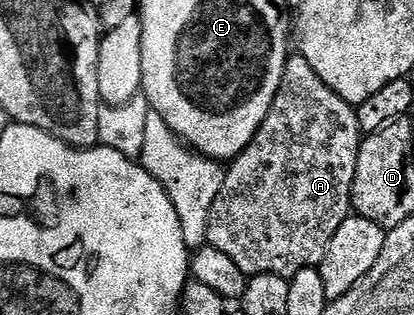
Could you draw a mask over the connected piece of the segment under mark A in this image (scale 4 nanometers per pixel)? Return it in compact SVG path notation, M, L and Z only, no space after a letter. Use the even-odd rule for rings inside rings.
M292 53L269 116L265 116L250 144L230 159L226 167L221 192L209 212L206 245L225 252L248 276L276 274L289 280L297 272L317 268L325 260L325 252L329 252L333 232L341 228L346 218L352 217L351 189L359 143L364 137L356 107L330 90L302 53Z

